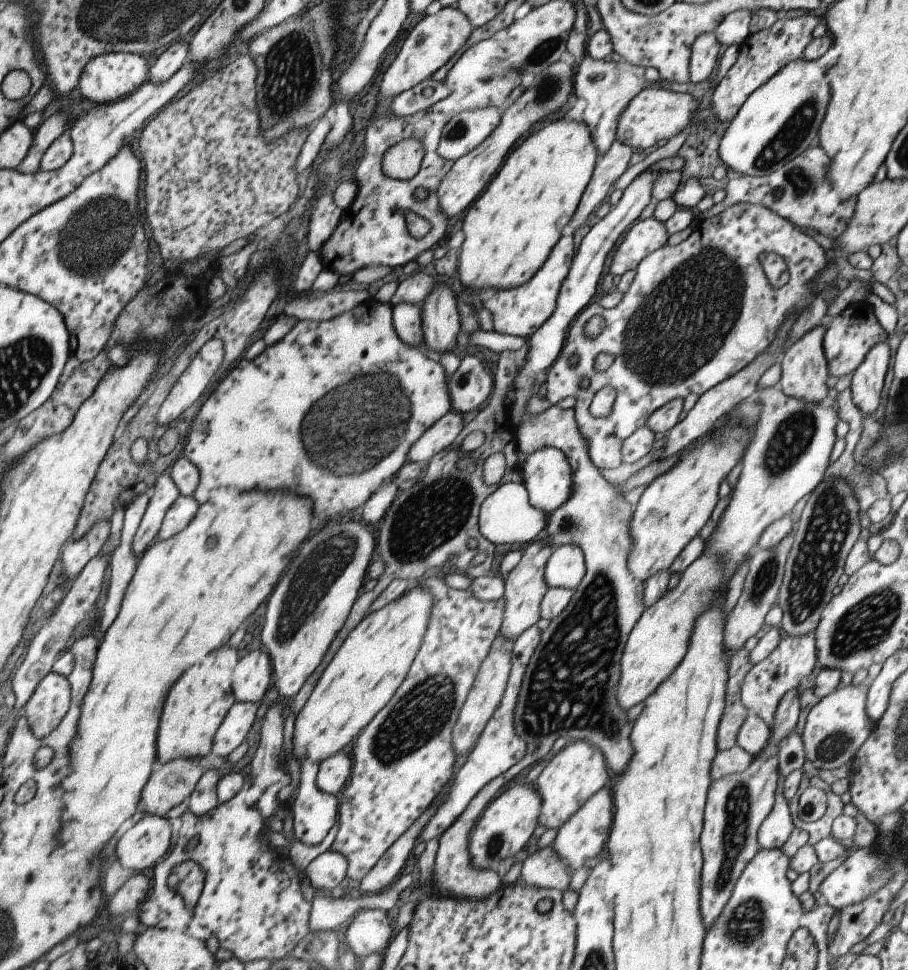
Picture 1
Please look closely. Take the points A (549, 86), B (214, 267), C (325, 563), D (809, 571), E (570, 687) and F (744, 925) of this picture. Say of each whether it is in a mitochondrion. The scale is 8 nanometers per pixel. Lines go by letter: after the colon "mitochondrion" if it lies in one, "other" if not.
A: mitochondrion
B: other
C: mitochondrion
D: mitochondrion
E: mitochondrion
F: mitochondrion

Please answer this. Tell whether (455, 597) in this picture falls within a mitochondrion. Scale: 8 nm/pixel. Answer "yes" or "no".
no

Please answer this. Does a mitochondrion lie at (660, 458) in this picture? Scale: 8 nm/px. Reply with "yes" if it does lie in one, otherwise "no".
no

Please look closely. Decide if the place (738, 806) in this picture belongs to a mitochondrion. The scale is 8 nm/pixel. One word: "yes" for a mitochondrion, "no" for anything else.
yes

